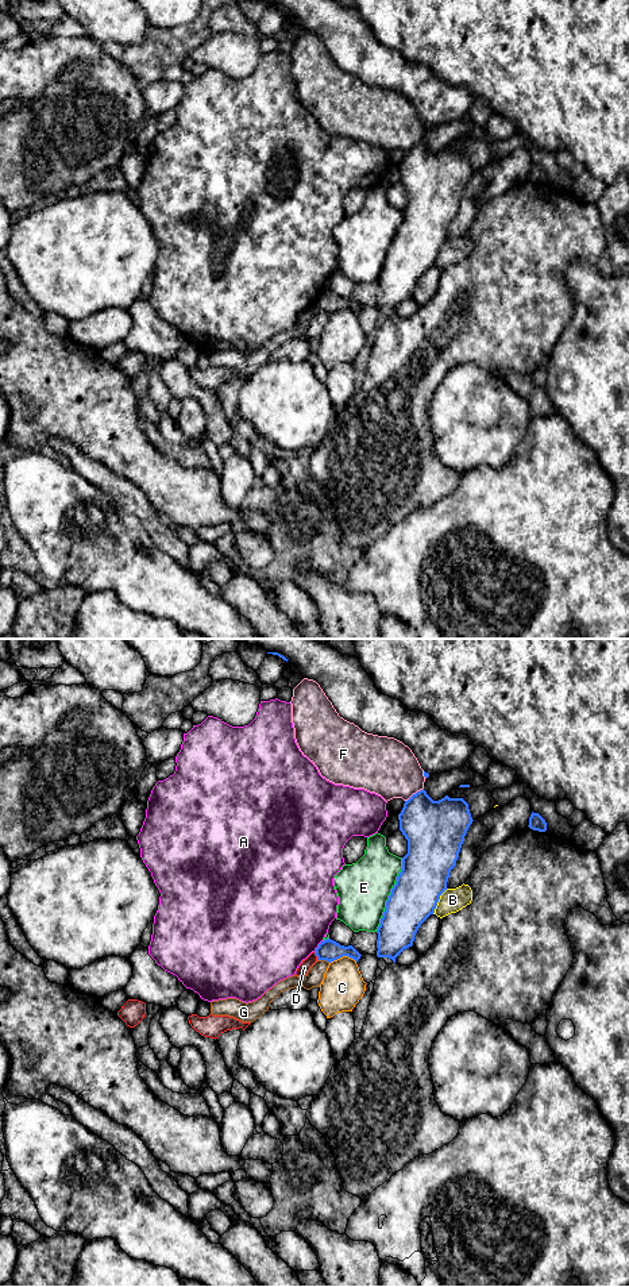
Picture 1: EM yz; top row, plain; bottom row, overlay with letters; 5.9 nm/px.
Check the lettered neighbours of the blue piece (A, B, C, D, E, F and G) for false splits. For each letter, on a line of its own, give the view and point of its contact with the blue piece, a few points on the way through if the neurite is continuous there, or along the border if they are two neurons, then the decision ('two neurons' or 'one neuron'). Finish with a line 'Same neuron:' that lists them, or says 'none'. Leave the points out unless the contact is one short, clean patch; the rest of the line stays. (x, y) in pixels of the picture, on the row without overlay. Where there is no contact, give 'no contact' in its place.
A: meets blue in yz at (319, 297); two neurons
B: meets blue in yz at (438, 253); two neurons
C: meets blue in yz at (342, 308); two neurons
D: meets blue in yz at (316, 307); border along yz (313, 304), (317, 311); two neurons
E: meets blue in yz at (390, 246); two neurons
F: meets blue in yz at (413, 146); two neurons
G: meets blue in yz at (324, 311); border along yz (317, 311), (330, 313); two neurons
Same neuron: none

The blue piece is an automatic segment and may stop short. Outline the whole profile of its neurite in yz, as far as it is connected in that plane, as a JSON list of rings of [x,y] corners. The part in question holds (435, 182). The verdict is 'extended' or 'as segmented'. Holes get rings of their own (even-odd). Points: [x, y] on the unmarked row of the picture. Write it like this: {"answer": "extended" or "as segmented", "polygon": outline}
{"answer": "as segmented", "polygon": [[[424,140],[405,153],[398,172],[400,182],[408,192],[408,205],[402,209],[402,221],[377,281],[377,308],[389,309],[394,315],[404,301],[413,297],[421,275],[435,265],[440,247],[447,242],[449,224],[456,217],[464,188],[474,173],[463,150],[445,147],[433,153]]]}

